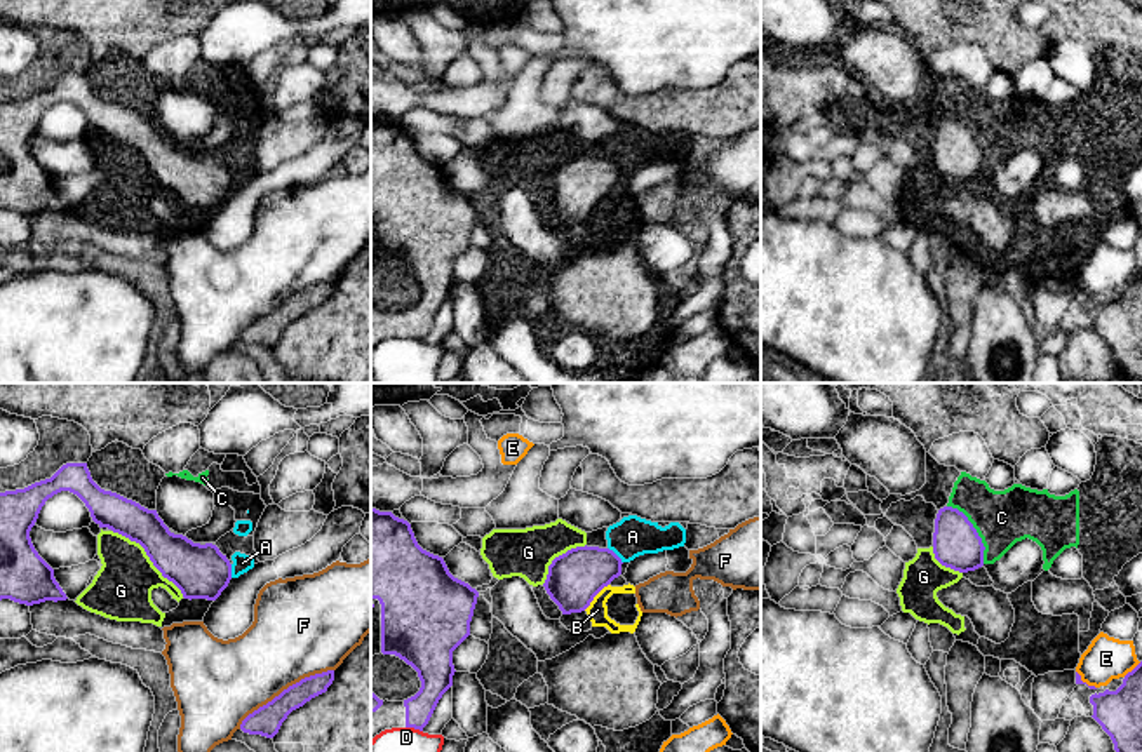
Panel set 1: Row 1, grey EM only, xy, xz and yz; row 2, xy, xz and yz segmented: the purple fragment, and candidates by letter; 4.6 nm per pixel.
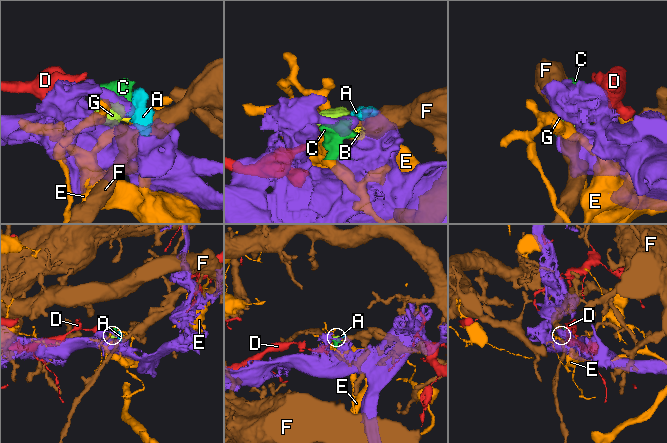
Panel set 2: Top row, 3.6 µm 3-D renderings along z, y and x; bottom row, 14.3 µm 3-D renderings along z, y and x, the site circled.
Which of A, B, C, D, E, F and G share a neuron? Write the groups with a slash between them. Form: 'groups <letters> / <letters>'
groups A B C G / D / E / F

